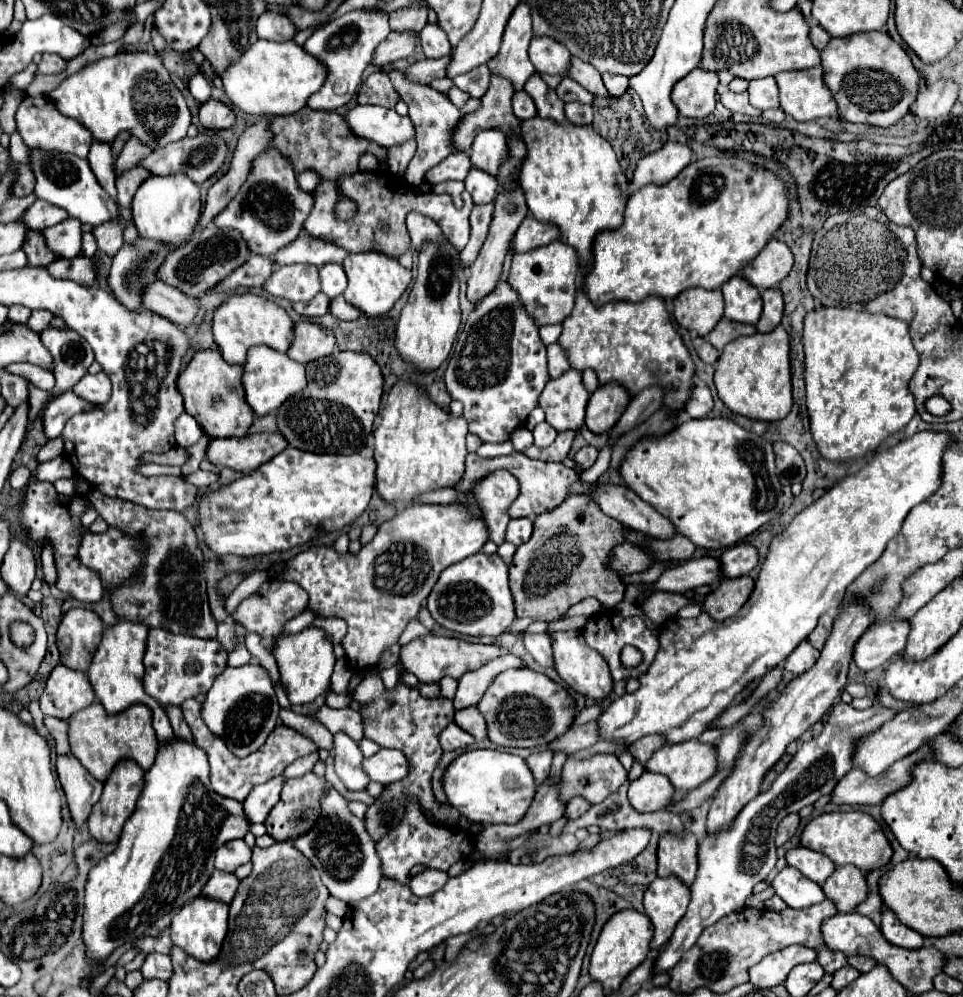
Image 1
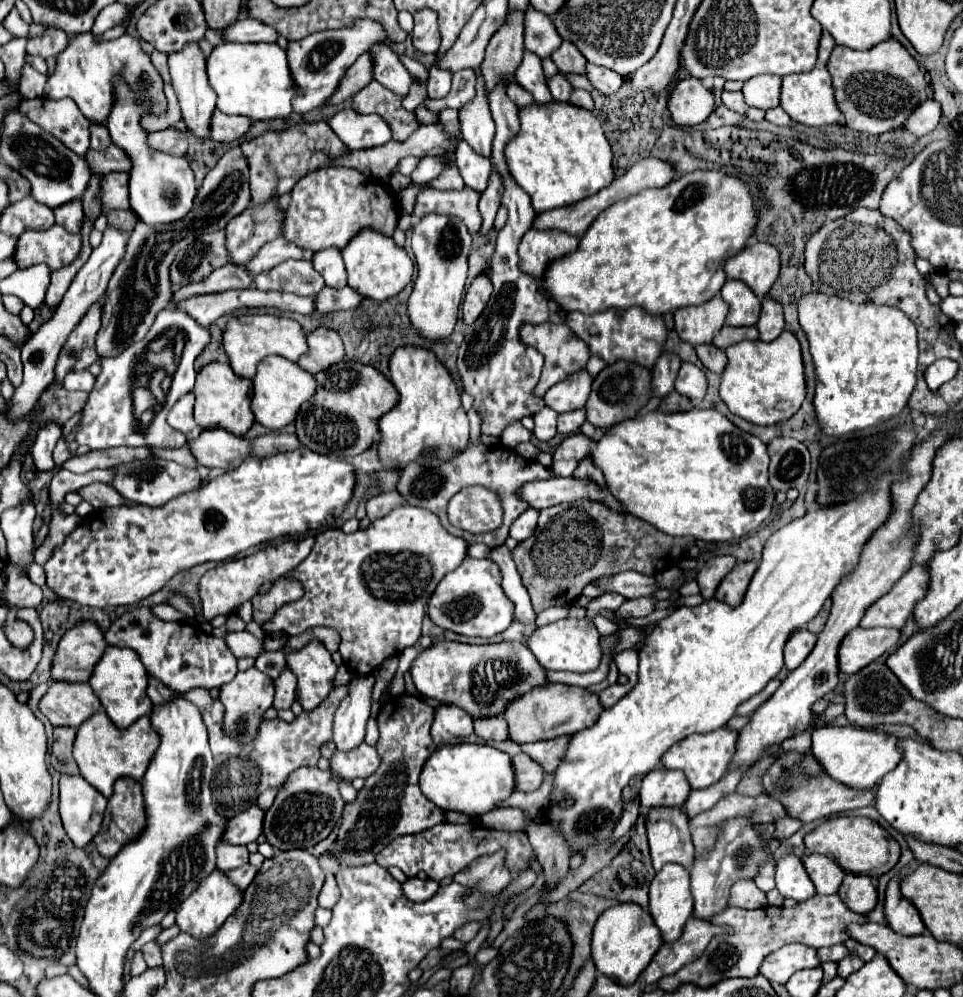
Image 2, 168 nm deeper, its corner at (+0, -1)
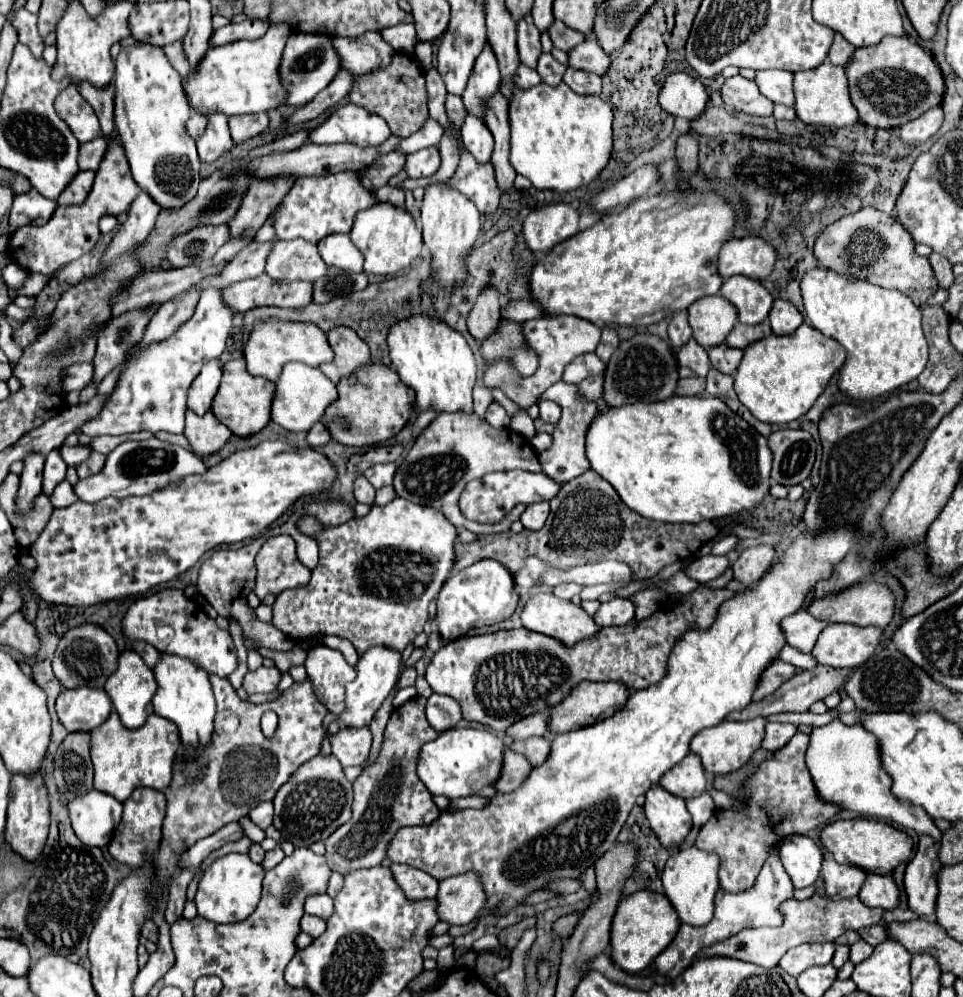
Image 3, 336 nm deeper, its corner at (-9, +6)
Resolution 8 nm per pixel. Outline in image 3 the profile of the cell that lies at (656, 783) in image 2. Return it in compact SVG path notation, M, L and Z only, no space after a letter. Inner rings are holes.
M694 753L684 757L684 761L680 761L680 765L676 765L676 769L670 769L658 781L658 785L662 789L666 789L668 793L682 797L682 799L698 797L706 789L706 783L708 783L708 777L702 769L700 757L696 757Z

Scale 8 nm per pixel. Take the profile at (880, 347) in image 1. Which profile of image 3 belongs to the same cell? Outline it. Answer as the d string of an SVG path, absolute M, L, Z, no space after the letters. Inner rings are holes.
M822 267L806 273L800 289L812 327L824 337L838 341L846 351L838 389L852 401L866 403L884 397L924 371L928 345L920 325L920 309L908 295L860 279L848 279Z

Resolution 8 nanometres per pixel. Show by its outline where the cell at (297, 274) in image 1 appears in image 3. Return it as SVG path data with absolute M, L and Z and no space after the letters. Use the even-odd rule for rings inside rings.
M278 241L266 261L266 273L274 281L318 281L328 275L316 245L308 241Z

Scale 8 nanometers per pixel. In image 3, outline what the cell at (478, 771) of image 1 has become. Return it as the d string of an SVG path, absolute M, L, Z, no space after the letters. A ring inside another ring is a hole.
M450 729L438 735L438 739L426 743L418 759L418 777L432 795L444 795L448 799L468 797L494 785L502 773L504 743L486 729Z

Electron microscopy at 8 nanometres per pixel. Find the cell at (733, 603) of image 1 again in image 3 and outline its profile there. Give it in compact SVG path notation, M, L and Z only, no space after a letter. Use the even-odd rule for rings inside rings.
M756 545L756 547L748 547L744 549L736 561L732 563L732 571L734 571L734 579L740 581L744 587L756 585L760 581L760 577L768 571L768 567L774 561L774 547L770 545Z

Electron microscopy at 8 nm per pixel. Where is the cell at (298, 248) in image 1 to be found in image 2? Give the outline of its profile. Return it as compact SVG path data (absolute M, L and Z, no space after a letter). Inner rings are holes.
M277 236L275 240L263 244L263 248L245 264L249 276L257 276L259 272L265 272L289 258L303 258L303 260L311 260L313 252L311 250L301 250L299 246L287 242L283 236Z

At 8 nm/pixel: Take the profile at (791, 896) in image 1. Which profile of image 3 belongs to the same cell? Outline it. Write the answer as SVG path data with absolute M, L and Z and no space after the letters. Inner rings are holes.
M788 835L780 843L780 859L782 865L792 879L796 889L810 887L820 875L822 865L822 851L820 847L806 835Z

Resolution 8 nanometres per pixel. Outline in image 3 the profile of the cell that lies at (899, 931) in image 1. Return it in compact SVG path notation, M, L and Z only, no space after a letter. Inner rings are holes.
M920 837L916 855L912 857L904 873L904 889L906 889L908 907L920 917L934 915L938 887L936 887L932 863L936 855L938 855L936 843L930 837Z

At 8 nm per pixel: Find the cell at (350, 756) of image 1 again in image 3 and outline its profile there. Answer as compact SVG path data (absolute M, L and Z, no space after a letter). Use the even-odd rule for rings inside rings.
M376 647L376 649L368 649L368 653L364 653L358 659L356 671L358 677L346 687L346 709L334 717L342 727L368 727L376 715L376 711L380 709L382 701L388 697L392 685L398 679L398 665L400 665L400 653L392 651L392 649L384 649L384 647Z

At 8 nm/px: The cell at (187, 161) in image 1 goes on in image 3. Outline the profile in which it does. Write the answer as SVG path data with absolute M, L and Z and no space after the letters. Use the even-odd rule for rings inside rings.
M96 137L84 145L80 145L80 169L96 171L100 167L100 161L104 159L104 153L108 151L112 141L108 137Z

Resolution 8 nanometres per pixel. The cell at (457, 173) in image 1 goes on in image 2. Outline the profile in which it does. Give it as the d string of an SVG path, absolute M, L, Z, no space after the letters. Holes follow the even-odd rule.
M423 158L419 160L419 166L415 168L415 172L411 174L411 180L415 184L427 184L441 174L443 166L445 166L443 158Z

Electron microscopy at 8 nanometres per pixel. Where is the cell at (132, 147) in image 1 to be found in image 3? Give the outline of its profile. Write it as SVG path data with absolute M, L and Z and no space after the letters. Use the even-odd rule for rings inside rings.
M194 113L188 121L186 121L186 133L192 137L192 139L198 139L202 133L204 133L204 117L200 117L198 113Z

